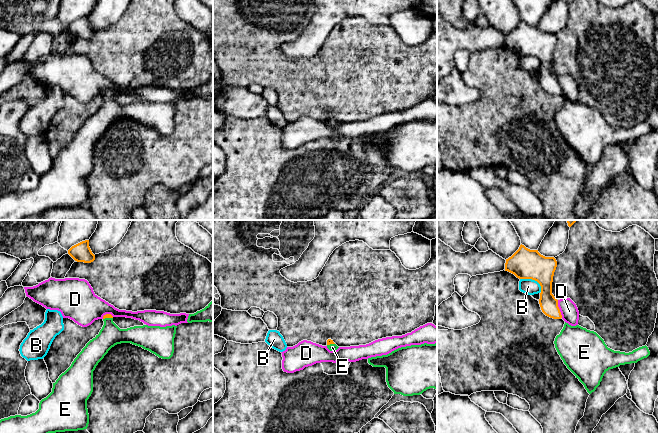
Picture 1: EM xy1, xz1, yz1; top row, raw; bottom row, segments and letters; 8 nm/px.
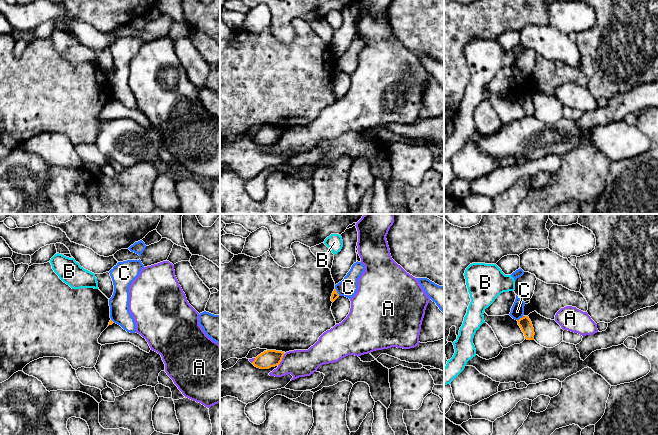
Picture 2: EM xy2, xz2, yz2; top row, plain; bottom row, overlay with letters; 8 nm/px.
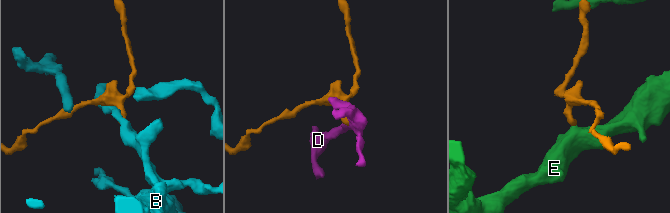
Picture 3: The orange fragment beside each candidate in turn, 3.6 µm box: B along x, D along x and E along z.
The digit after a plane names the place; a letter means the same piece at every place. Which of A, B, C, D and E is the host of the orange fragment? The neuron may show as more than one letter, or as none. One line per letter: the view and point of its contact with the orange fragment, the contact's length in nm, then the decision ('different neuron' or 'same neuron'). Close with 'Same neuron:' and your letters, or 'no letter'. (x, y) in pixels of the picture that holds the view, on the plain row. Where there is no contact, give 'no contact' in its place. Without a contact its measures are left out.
A: xz2 (281, 136) | 110 nm | different neuron
B: yz1 (533, 55) | 200 nm | different neuron
C: xz2 (336, 68) | 70 nm | different neuron
D: yz1 (559, 85) | 150 nm | different neuron
E: xy1 (107, 93) | 80 nm | same neuron
Same neuron: E

